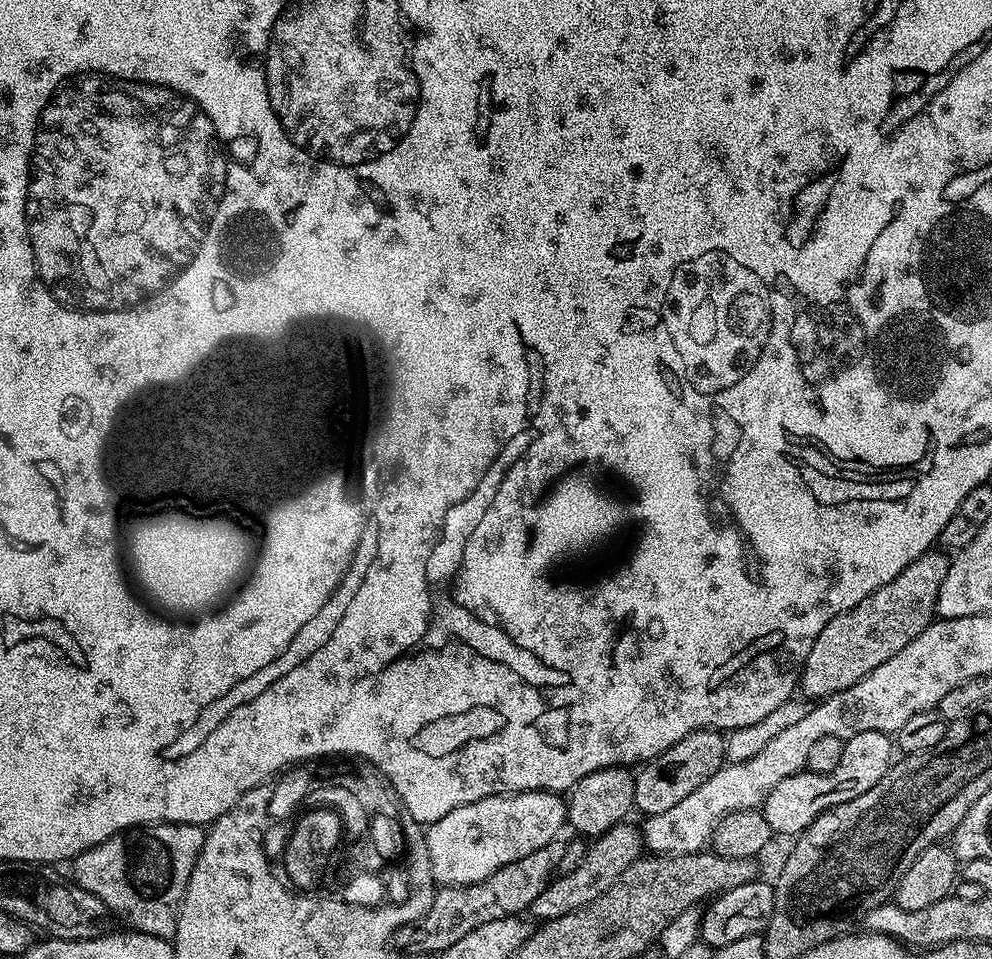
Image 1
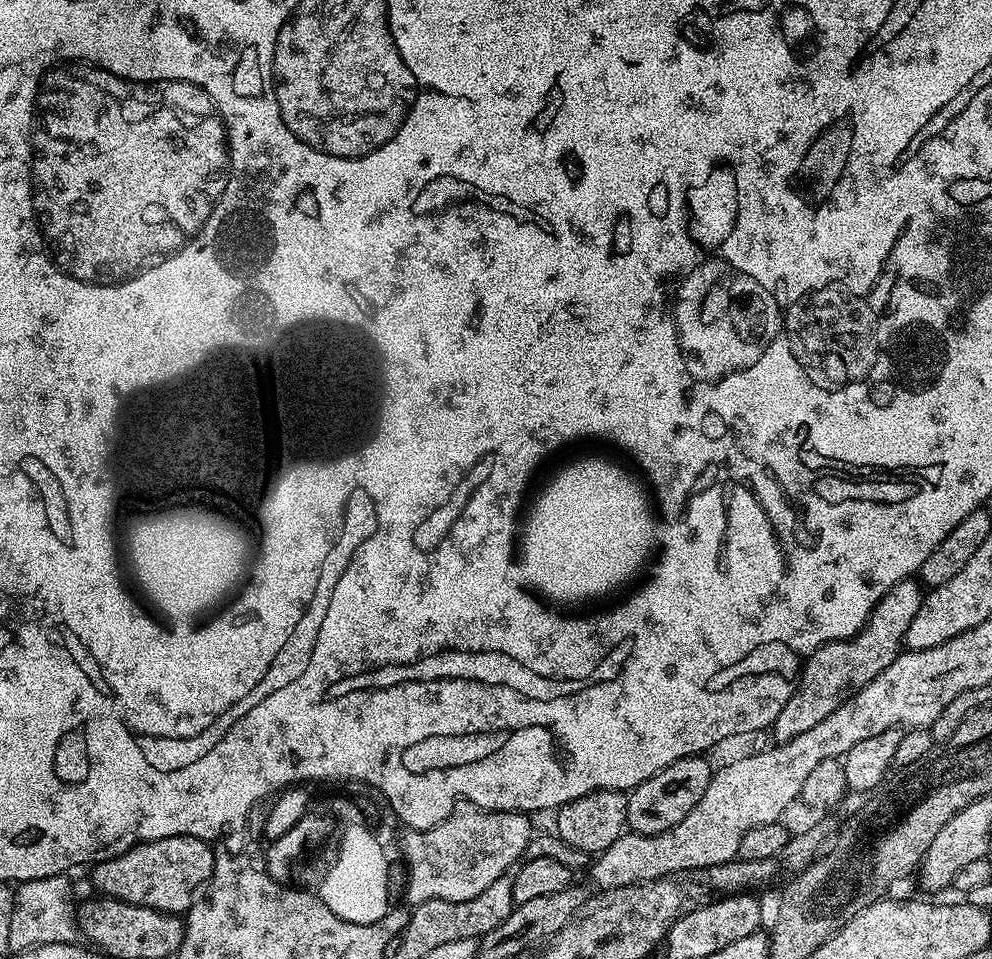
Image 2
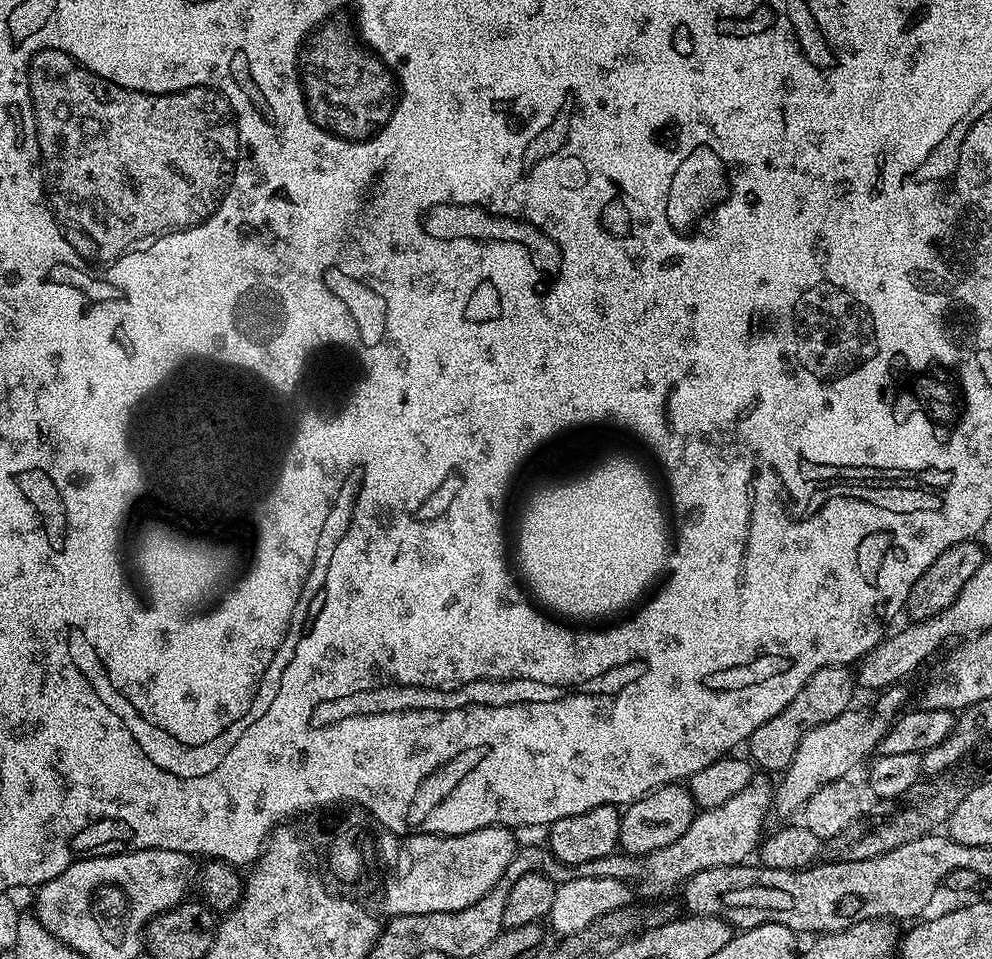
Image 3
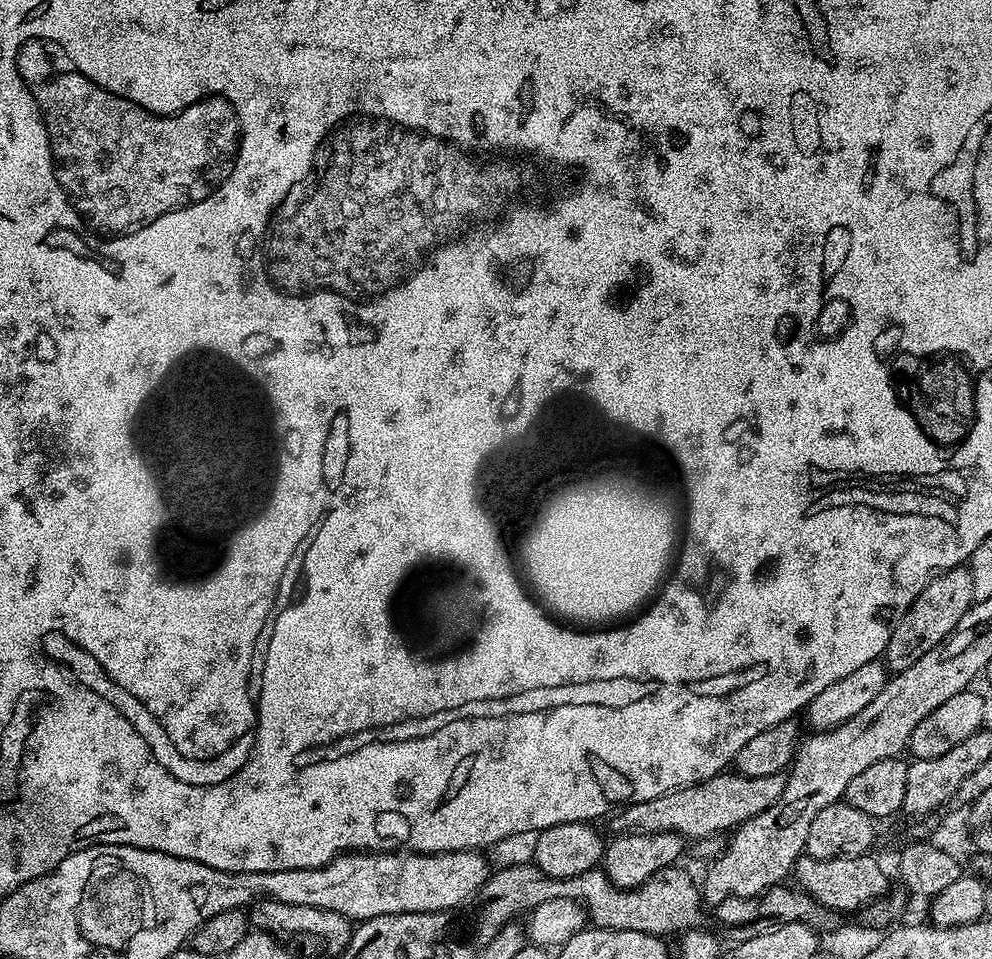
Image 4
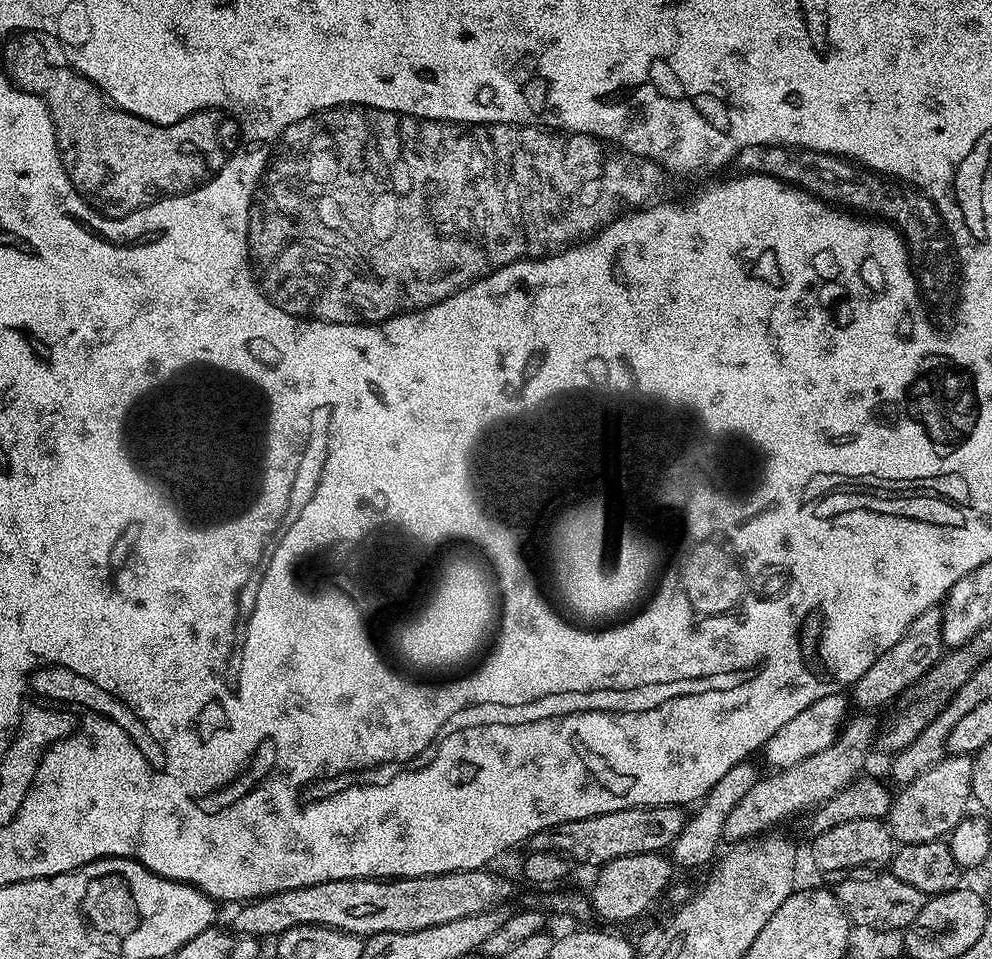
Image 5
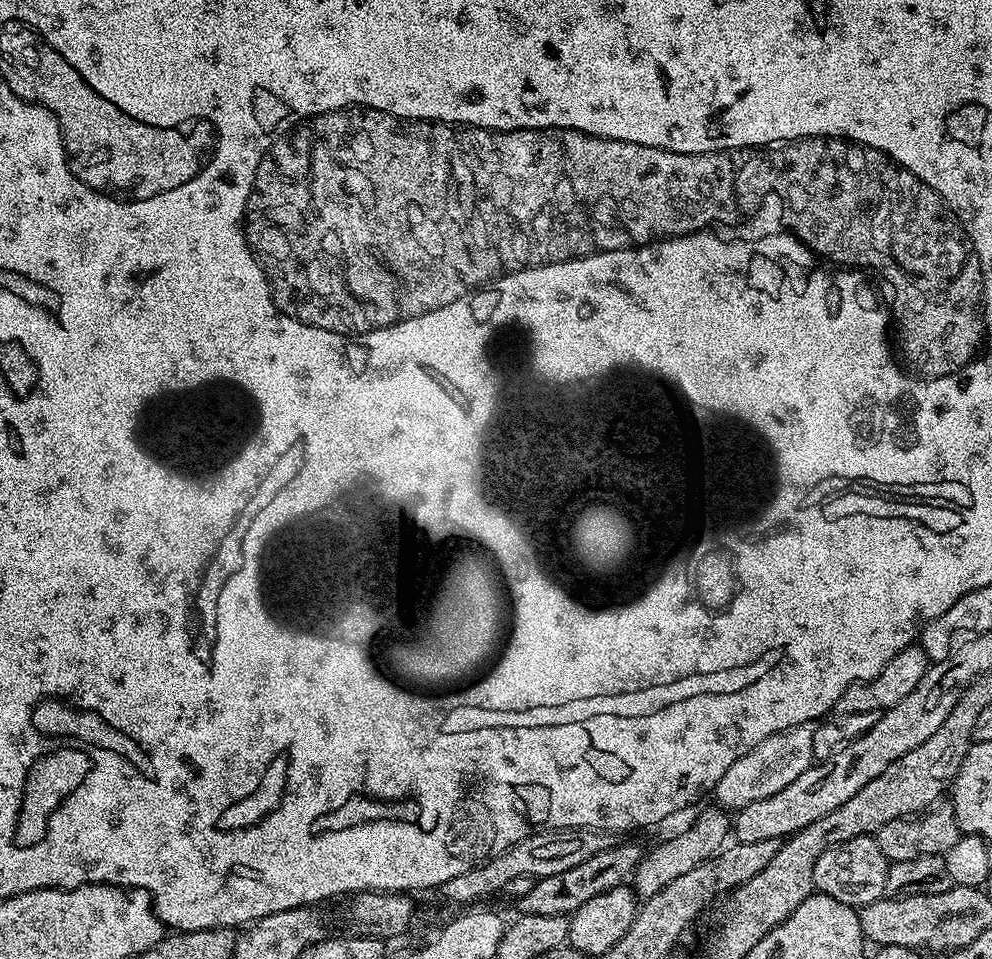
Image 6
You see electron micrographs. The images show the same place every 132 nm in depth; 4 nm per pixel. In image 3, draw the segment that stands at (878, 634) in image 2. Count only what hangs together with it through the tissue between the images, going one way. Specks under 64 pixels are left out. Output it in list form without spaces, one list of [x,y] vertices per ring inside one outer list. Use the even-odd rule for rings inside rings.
[[[841,663],[815,672],[806,682],[806,686],[802,686],[802,690],[794,694],[794,702],[790,702],[790,706],[778,710],[774,718],[762,722],[762,726],[754,730],[754,734],[746,742],[751,763],[757,769],[765,768],[768,772],[776,772],[775,774],[783,773],[798,750],[798,742],[802,742],[802,738],[806,738],[806,734],[810,734],[814,726],[822,726],[849,711],[854,704],[852,695],[855,692],[858,692],[858,685],[851,667]]]

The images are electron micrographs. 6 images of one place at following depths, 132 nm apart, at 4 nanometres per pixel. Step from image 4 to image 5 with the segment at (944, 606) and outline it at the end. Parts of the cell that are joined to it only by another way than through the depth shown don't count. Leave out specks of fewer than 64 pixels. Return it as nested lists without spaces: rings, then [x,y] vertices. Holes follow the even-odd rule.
[[[939,607],[926,610],[926,614],[918,614],[918,618],[914,618],[914,622],[907,627],[906,634],[890,650],[886,650],[885,654],[879,655],[866,674],[856,680],[852,687],[853,701],[864,707],[861,709],[876,710],[872,708],[892,701],[911,685],[917,685],[944,653],[941,638],[943,621],[944,614]]]

